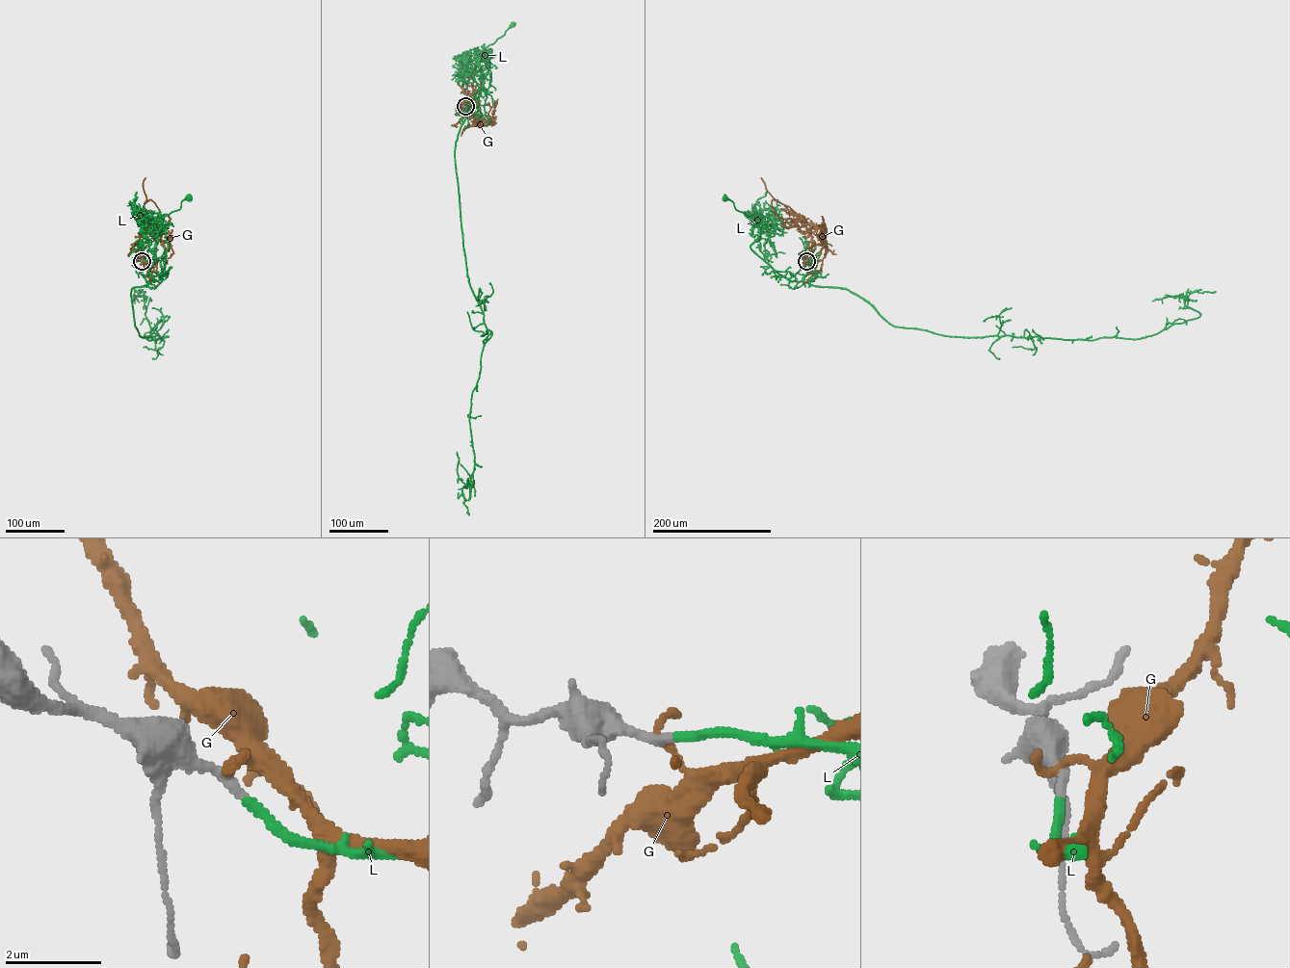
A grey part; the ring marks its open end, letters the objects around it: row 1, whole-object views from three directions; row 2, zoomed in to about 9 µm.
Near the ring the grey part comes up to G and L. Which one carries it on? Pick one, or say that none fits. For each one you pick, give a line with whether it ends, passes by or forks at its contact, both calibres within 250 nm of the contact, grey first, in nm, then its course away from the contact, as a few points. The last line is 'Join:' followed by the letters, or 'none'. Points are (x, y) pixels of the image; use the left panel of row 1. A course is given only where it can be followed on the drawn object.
L: it ends; calibres 190 and 170 nm; course (142, 261), (157, 280), (168, 248), (159, 221), (189, 197)
Join: L

